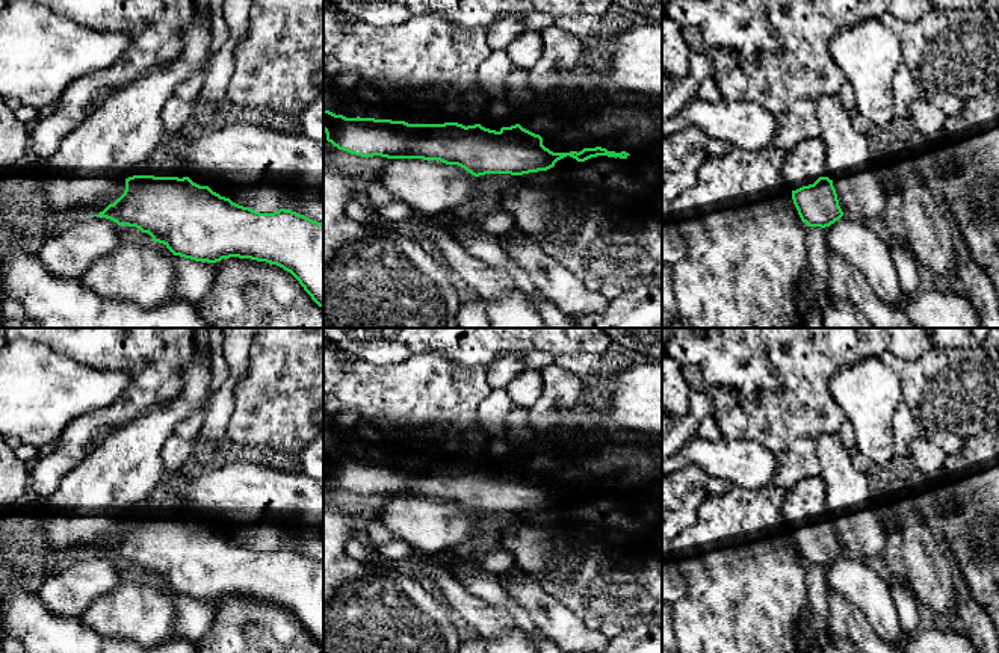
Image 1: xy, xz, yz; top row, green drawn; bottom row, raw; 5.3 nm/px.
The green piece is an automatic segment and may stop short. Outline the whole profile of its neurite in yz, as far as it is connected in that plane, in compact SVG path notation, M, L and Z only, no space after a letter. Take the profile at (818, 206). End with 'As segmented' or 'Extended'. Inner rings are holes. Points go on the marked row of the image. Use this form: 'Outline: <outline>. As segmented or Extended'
Outline: M821 138L801 141L787 151L783 180L809 227L825 228L843 216L833 180L827 177L827 147Z. Extended

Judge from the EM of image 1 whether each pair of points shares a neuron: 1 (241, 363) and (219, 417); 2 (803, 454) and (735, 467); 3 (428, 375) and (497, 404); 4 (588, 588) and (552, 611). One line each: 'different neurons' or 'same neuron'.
1: same neuron
2: different neurons
3: different neurons
4: different neurons

